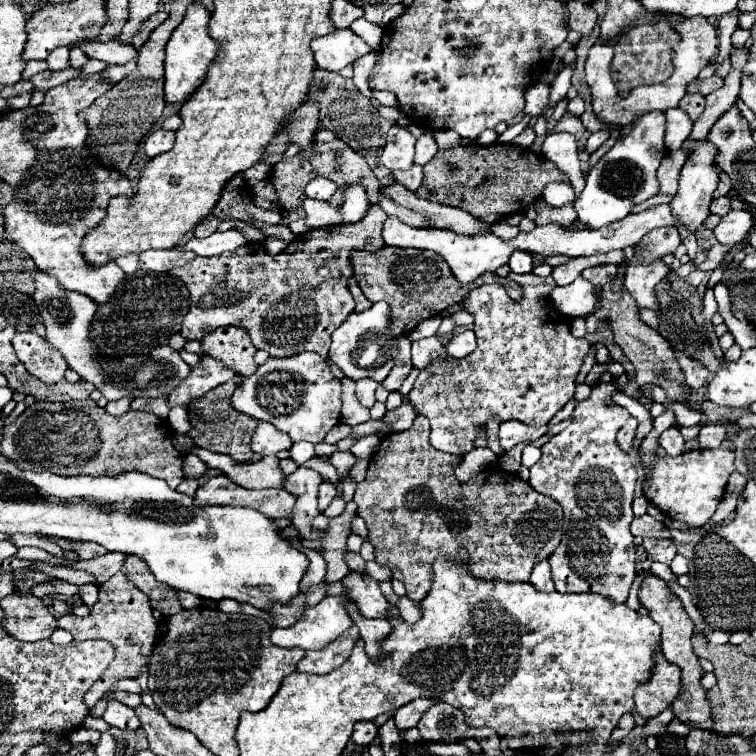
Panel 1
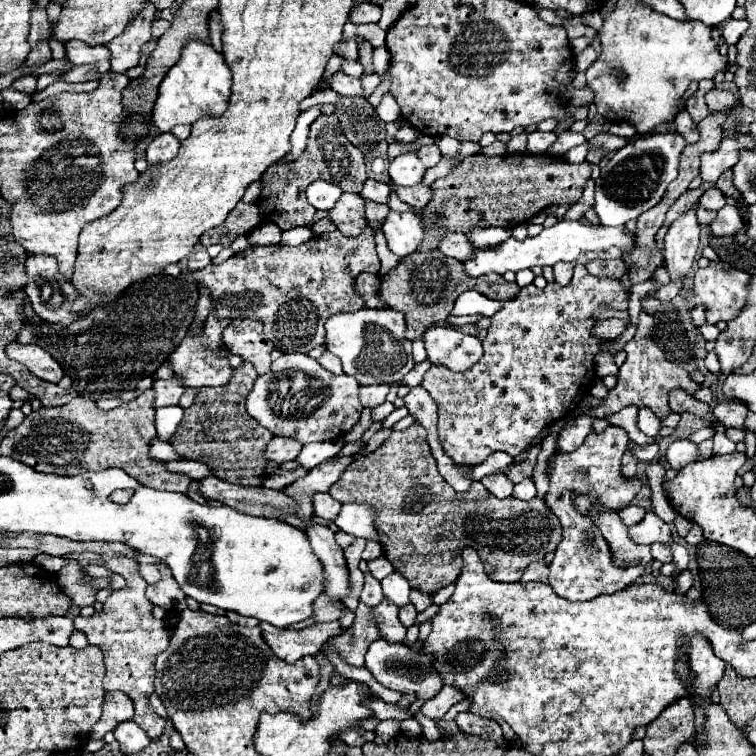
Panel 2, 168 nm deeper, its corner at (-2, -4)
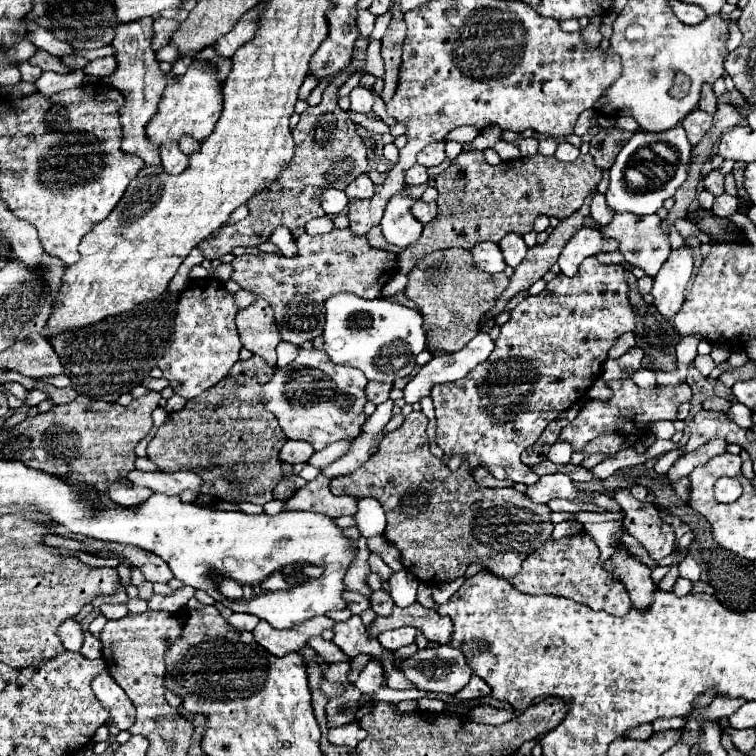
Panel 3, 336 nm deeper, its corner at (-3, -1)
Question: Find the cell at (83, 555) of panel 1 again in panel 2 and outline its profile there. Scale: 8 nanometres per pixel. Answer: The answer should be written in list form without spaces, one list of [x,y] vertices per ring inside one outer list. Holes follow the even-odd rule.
[[[115,556],[105,561],[105,567],[114,573],[121,574],[127,583],[123,589],[113,591],[103,609],[97,611],[93,617],[75,617],[75,629],[85,633],[89,643],[93,643],[105,653],[106,674],[103,679],[105,692],[121,691],[131,697],[135,706],[133,720],[149,733],[151,739],[157,739],[165,729],[165,719],[159,717],[149,708],[149,695],[153,693],[155,681],[155,657],[167,649],[169,633],[161,619],[153,617],[153,603],[145,597],[145,579],[141,577],[138,564],[124,556]]]

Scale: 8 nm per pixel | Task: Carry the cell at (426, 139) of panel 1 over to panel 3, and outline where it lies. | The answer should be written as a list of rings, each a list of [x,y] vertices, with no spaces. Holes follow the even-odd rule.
[[[432,142],[428,144],[420,154],[418,154],[418,164],[422,166],[438,166],[446,160],[446,154],[444,154],[444,142]]]

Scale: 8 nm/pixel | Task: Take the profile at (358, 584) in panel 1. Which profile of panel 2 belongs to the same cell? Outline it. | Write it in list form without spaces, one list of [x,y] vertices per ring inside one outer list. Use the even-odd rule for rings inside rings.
[[[383,599],[377,607],[373,607],[373,615],[377,617],[377,625],[379,625],[379,633],[383,639],[393,641],[393,643],[401,643],[405,639],[407,629],[401,625],[399,621],[399,607],[393,605],[391,599]]]

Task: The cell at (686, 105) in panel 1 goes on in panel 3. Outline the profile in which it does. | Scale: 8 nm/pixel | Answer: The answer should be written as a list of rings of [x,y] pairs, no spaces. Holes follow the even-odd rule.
[[[704,84],[702,86],[702,96],[700,96],[700,102],[698,102],[698,108],[708,112],[708,114],[714,114],[716,112],[716,106],[718,106],[718,100],[712,92],[712,84]]]

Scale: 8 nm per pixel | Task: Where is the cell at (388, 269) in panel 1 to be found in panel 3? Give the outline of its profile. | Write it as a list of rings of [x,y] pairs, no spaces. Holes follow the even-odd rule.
[[[464,248],[436,250],[418,262],[418,266],[408,274],[408,280],[406,296],[418,304],[428,338],[446,352],[462,350],[478,334],[480,318],[494,306],[496,298],[508,284],[504,272],[486,274],[484,270],[478,270],[470,252]]]

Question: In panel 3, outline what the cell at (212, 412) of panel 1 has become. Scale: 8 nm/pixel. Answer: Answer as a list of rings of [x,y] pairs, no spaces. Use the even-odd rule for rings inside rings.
[[[258,356],[240,360],[218,386],[188,400],[180,412],[168,414],[166,422],[158,428],[148,444],[148,458],[158,470],[196,470],[204,482],[198,494],[182,492],[180,498],[184,502],[214,496],[226,502],[266,504],[274,498],[274,488],[284,478],[278,454],[288,440],[274,414],[262,406],[262,384],[274,376],[274,370]]]

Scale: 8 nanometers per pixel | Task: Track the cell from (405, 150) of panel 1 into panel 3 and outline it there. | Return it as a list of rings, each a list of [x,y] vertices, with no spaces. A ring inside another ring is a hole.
[[[414,164],[410,170],[406,170],[406,186],[420,186],[426,184],[426,168],[420,164]]]

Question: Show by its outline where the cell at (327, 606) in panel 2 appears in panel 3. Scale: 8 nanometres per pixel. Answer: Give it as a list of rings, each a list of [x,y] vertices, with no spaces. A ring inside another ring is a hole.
[[[344,592],[344,598],[346,598],[346,602],[348,602],[348,610],[350,610],[353,615],[360,616],[364,610],[372,608],[372,606],[370,606],[370,600],[368,600],[364,594],[360,594],[360,592]]]

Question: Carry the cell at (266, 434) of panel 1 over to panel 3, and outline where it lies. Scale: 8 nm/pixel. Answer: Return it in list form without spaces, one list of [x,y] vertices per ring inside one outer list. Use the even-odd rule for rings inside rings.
[[[288,440],[280,452],[280,460],[286,464],[298,464],[298,462],[308,462],[312,454],[314,454],[314,448],[308,442]]]

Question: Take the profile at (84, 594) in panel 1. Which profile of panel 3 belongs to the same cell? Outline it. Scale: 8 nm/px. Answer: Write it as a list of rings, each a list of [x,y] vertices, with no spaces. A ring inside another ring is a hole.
[[[103,604],[100,606],[100,610],[108,620],[120,619],[128,613],[128,608],[125,604]]]

